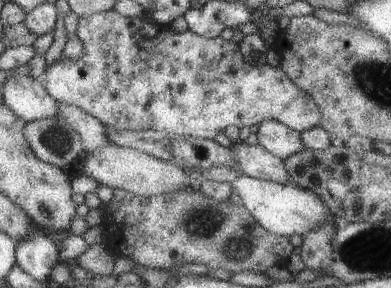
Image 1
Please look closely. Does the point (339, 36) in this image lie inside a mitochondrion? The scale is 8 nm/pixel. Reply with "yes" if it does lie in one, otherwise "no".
no

